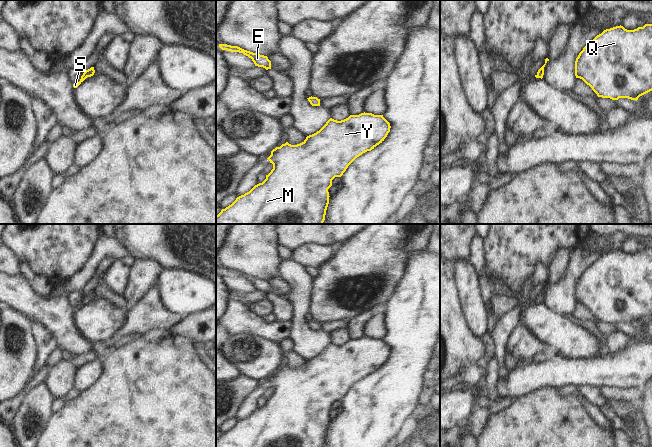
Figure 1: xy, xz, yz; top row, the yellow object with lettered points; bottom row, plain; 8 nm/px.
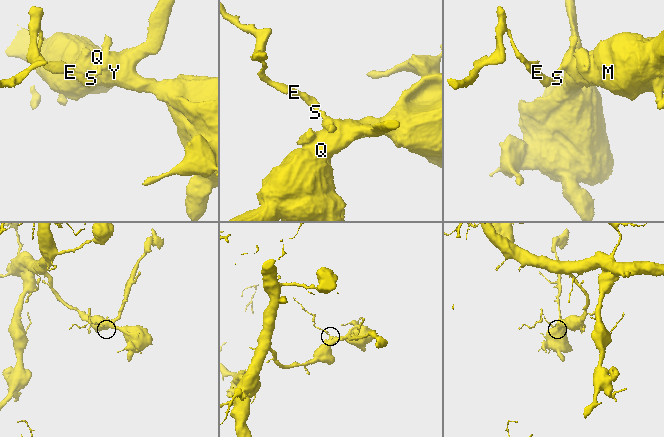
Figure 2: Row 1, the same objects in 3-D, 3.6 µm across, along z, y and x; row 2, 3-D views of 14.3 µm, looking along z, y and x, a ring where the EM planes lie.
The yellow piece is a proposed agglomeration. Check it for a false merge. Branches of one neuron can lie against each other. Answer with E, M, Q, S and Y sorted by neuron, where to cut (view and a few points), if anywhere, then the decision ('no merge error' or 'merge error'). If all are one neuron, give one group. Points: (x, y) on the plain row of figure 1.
groups E M Q S Y; cut none; no merge error

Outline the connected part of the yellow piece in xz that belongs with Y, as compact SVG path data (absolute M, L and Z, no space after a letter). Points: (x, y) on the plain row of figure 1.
M364 336L350 339L341 345L330 342L319 355L307 360L302 367L291 369L286 366L276 371L267 382L273 388L273 393L266 399L266 403L222 433L216 439L216 447L323 447L329 428L328 413L332 410L332 404L341 401L357 381L382 367L390 352L390 347L383 339Z

